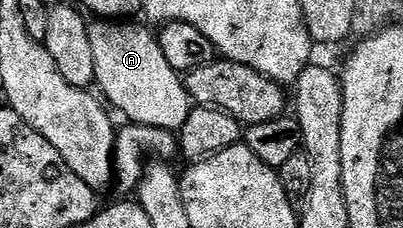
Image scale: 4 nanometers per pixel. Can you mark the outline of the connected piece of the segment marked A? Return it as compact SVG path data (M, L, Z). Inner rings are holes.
M97 20L90 25L96 89L101 89L105 93L104 101L114 111L126 114L130 123L180 131L191 109L182 75L167 64L167 56L163 56L163 48L157 43L157 34L135 23L133 20Z

